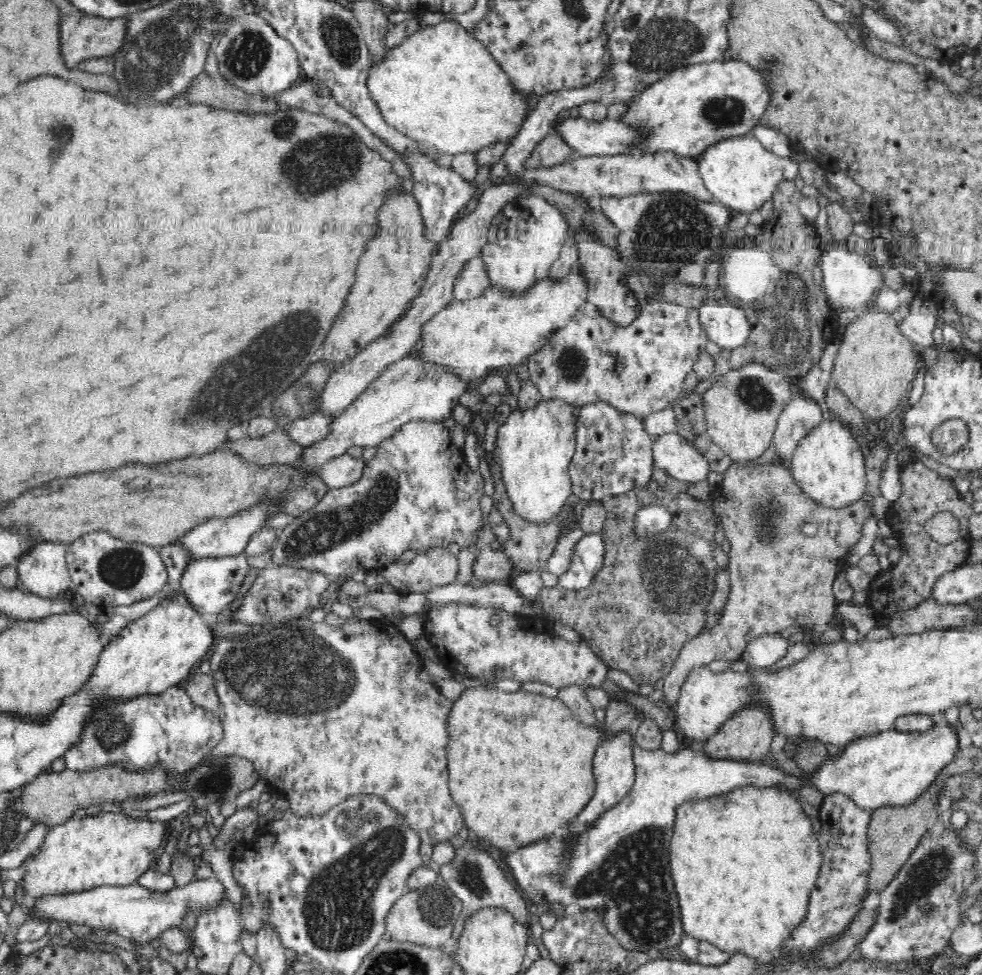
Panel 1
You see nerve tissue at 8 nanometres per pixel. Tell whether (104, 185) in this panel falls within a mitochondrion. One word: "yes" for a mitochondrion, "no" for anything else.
no

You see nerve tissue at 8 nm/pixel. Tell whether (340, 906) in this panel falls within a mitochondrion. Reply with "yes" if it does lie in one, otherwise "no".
yes

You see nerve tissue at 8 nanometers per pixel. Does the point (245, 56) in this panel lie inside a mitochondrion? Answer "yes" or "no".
yes

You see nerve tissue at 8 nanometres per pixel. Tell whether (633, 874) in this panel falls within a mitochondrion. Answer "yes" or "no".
yes

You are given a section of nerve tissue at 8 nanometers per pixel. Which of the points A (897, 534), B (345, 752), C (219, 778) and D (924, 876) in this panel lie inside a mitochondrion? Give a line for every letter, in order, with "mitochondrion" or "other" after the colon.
A: other
B: other
C: mitochondrion
D: mitochondrion

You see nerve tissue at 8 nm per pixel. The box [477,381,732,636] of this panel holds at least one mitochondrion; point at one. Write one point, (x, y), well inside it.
(668, 578)

